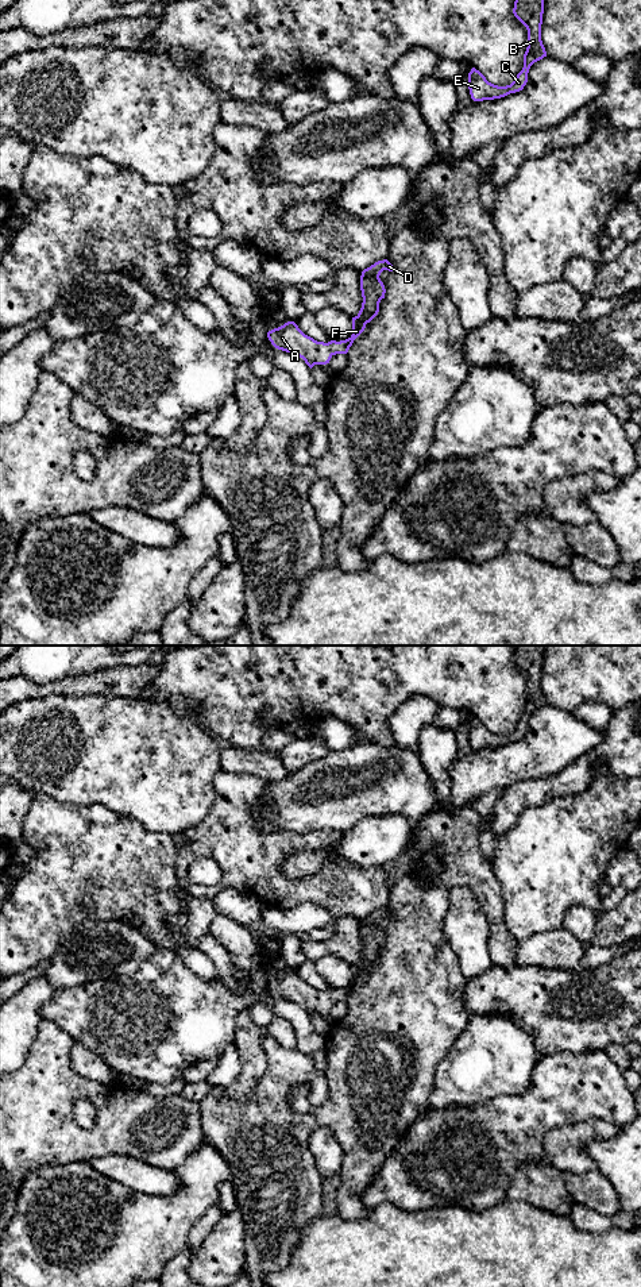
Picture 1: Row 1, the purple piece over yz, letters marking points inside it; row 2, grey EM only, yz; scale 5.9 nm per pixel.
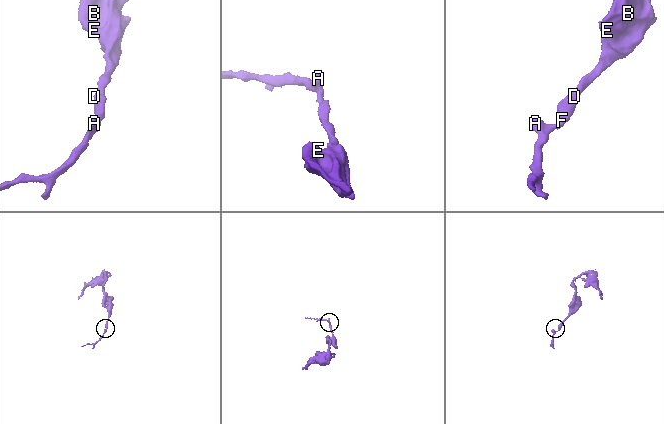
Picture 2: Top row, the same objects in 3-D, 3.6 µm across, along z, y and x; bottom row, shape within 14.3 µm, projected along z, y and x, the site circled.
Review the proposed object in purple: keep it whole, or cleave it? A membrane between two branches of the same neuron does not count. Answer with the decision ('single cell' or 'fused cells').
single cell

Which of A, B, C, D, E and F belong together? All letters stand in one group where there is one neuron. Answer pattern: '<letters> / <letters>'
A B C D E F

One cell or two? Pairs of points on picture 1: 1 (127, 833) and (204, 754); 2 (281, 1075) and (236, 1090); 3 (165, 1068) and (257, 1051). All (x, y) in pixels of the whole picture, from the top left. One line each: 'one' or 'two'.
1: two
2: two
3: two

